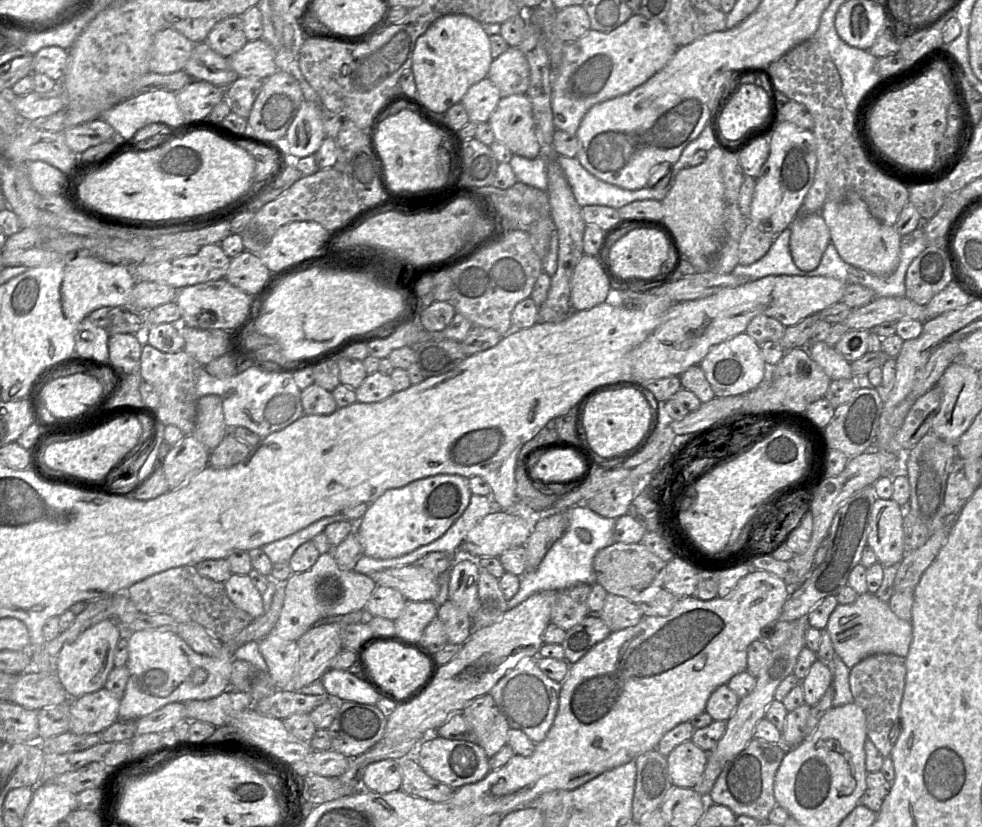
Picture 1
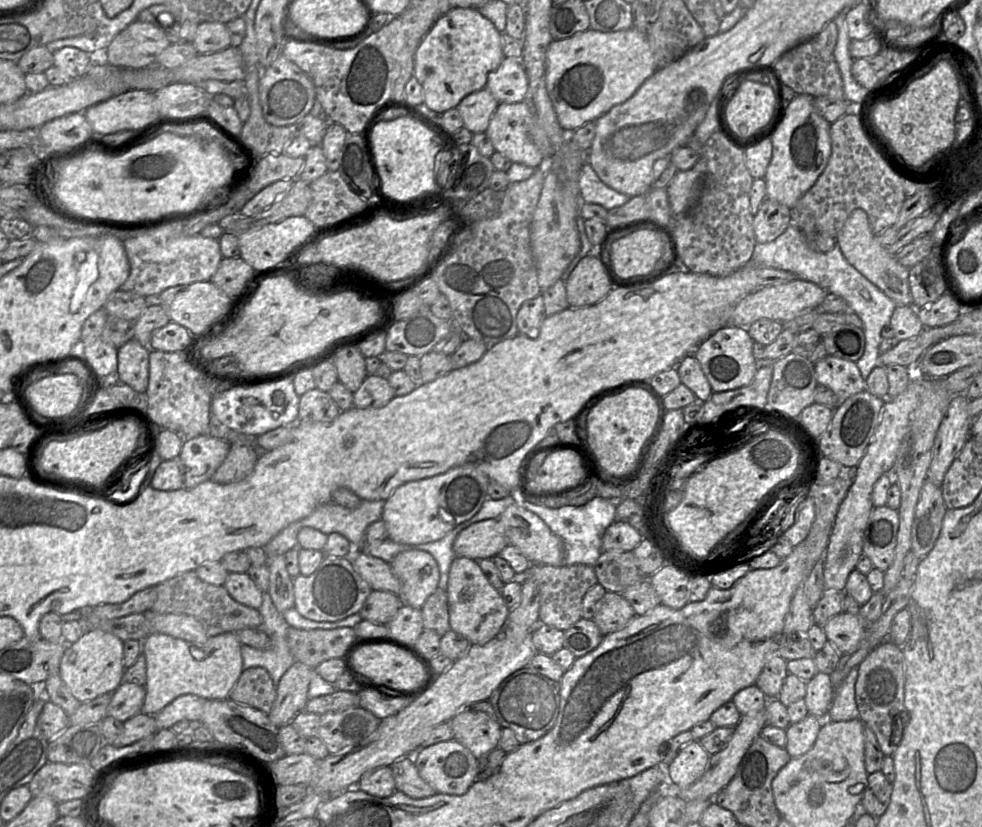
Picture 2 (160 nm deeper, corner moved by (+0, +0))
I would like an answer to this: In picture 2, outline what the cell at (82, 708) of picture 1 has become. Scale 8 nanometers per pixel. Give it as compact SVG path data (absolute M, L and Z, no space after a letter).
M123 681L113 693L107 708L107 716L125 722L139 714L142 710L145 694L145 686Z

